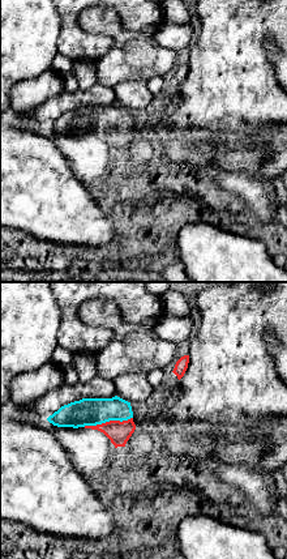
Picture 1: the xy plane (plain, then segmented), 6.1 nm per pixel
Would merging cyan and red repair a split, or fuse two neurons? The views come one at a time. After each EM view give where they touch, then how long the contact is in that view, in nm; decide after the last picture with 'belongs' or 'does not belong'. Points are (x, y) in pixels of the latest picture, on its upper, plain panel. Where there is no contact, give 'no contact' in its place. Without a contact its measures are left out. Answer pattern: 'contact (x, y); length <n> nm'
contact (107, 128); length 300 nm

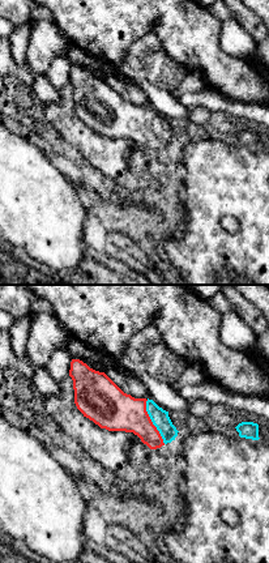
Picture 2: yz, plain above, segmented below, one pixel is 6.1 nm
contact (152, 128); length 300 nm

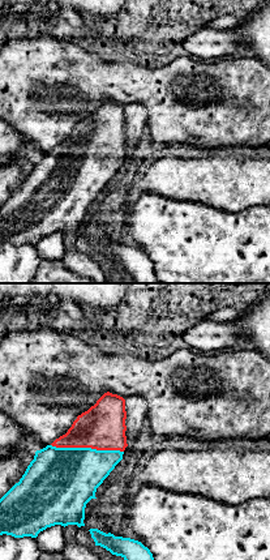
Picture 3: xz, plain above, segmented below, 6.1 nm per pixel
contact (88, 155); length 460 nm

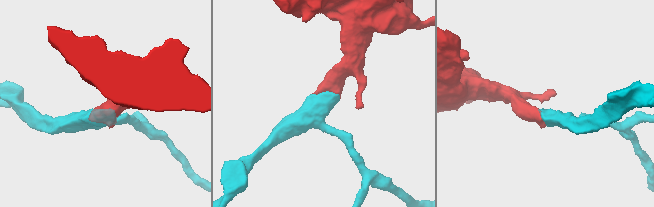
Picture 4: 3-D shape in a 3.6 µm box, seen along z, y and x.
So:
belongs

